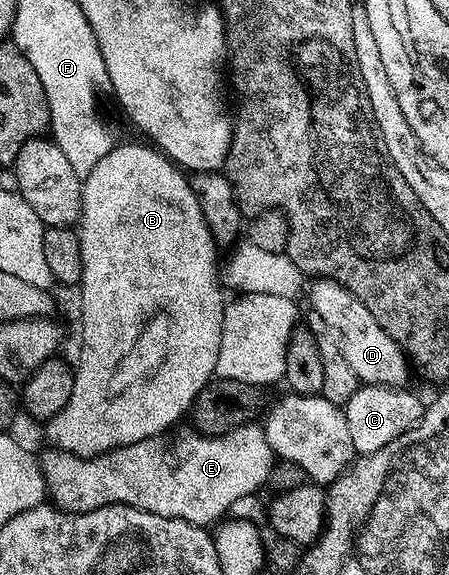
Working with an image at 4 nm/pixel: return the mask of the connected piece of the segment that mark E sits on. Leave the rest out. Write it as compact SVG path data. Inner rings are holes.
M259 424L240 425L220 437L205 437L195 431L176 432L142 439L133 445L121 445L100 457L78 457L74 453L51 451L42 457L44 482L48 485L47 496L51 504L65 513L89 513L107 505L129 505L154 515L181 517L192 525L212 527L232 506L250 498L248 496L255 489L265 488L274 454Z

